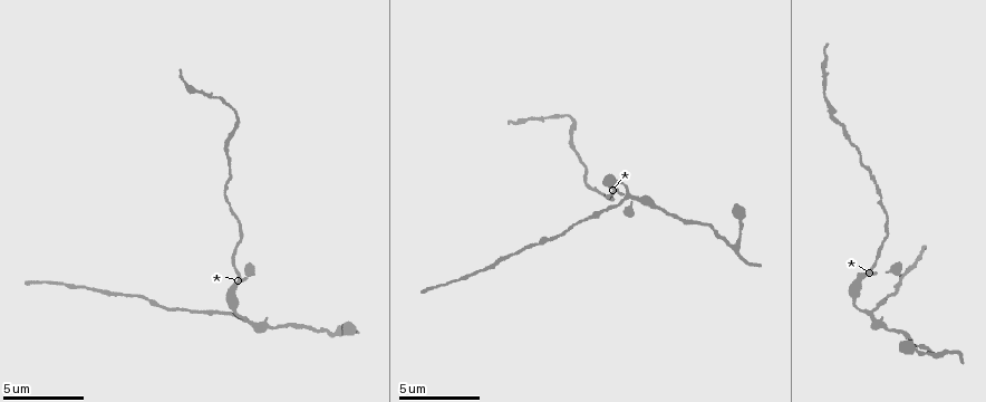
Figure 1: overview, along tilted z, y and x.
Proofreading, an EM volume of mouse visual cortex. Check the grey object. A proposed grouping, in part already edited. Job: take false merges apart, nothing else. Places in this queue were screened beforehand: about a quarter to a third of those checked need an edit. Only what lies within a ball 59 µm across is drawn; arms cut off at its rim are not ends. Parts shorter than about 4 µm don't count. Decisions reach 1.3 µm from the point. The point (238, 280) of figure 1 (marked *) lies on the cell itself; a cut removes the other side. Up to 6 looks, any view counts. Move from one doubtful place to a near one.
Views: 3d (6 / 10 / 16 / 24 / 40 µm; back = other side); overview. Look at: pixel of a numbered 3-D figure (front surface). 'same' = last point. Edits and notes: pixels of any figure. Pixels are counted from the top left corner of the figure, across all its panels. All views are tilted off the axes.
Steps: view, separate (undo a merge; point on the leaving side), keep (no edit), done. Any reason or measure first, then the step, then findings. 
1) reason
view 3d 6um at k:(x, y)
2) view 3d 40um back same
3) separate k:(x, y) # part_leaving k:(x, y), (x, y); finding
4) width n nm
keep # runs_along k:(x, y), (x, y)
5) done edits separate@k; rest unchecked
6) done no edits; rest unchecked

view 3d 10um at 1:(243, 321)

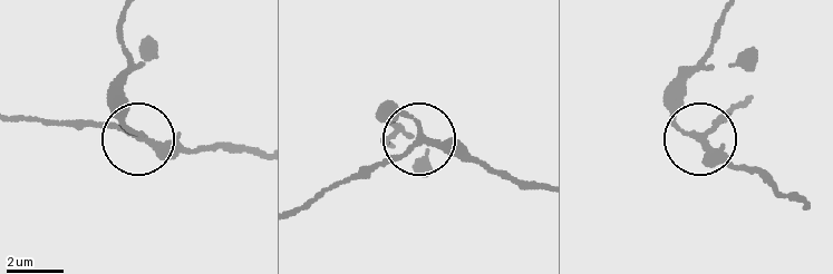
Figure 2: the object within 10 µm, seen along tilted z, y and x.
keep # continuous, no second cell

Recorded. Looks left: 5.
three-way junction
view 3d 6um at 1:(932, 353)

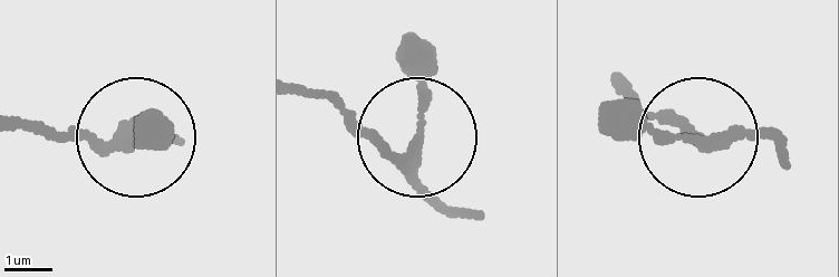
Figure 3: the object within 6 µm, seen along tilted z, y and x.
width 200 nm
keep # runs_along 3:(300, 87), (388, 144), (412, 141), (423, 178), (481, 215); continuous, no second cell

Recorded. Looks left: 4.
sudden change in width
view 3d 6um at 1:(830, 106)

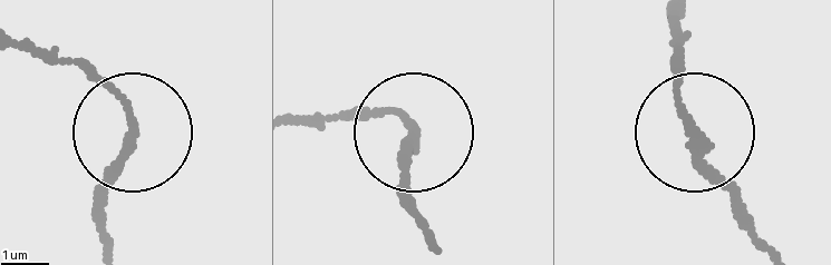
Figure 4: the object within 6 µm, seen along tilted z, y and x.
keep # runs_along 4:(113, 252), (105, 219), (129, 125), (77, 62); continuous, no second cell

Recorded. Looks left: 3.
done no edits; rest unchecked

